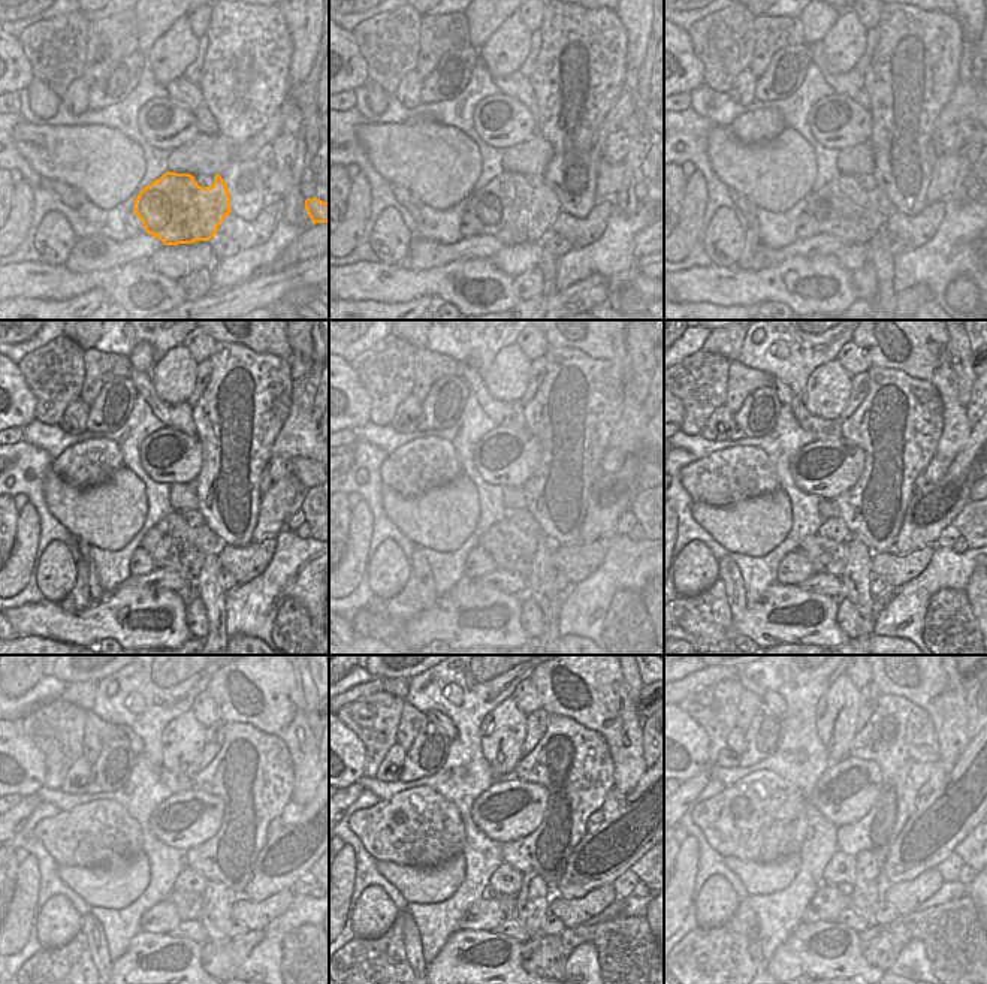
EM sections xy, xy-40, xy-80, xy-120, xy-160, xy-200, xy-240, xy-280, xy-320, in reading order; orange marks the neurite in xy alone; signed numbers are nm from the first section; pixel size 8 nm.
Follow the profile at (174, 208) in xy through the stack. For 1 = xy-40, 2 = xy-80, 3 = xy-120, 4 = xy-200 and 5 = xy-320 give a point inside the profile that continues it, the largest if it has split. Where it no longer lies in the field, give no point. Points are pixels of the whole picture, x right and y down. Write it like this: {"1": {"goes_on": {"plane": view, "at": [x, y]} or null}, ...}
{"1": {"goes_on": {"plane": "xy-40", "at": [509, 208]}}, "2": {"goes_on": {"plane": "xy-80", "at": [844, 208]}}, "3": {"goes_on": {"plane": "xy-120", "at": [172, 543]}}, "4": {"goes_on": {"plane": "xy-200", "at": [851, 555]}}, "5": {"goes_on": {"plane": "xy-320", "at": [847, 889]}}}

